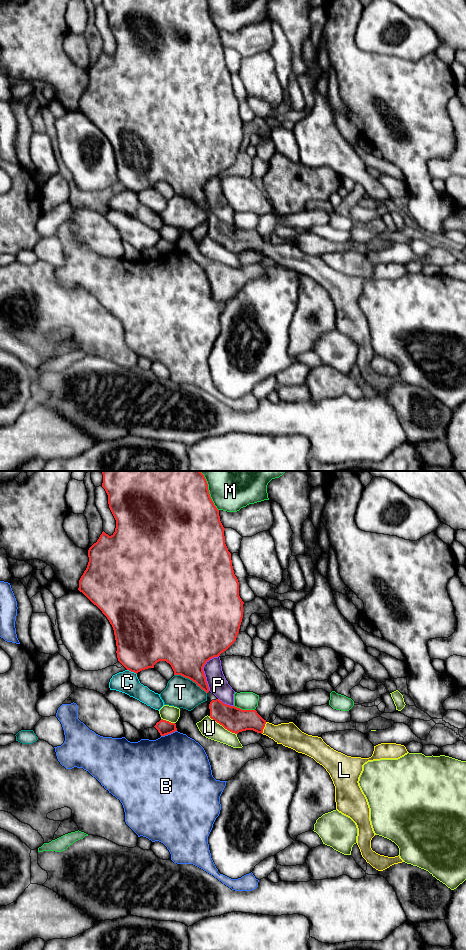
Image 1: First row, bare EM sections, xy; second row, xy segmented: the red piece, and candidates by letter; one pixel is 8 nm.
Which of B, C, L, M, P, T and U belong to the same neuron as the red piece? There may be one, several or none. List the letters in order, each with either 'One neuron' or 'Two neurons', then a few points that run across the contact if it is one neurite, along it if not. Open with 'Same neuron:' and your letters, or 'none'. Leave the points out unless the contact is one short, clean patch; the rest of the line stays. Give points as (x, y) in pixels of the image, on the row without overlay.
Same neuron: L
B: Two neurons
C: Two neurons
L: One neuron. Line: xy (235, 240), (252, 240), (263, 248), (289, 255)
M: Two neurons
P: Two neurons
T: Two neurons
U: Two neurons

